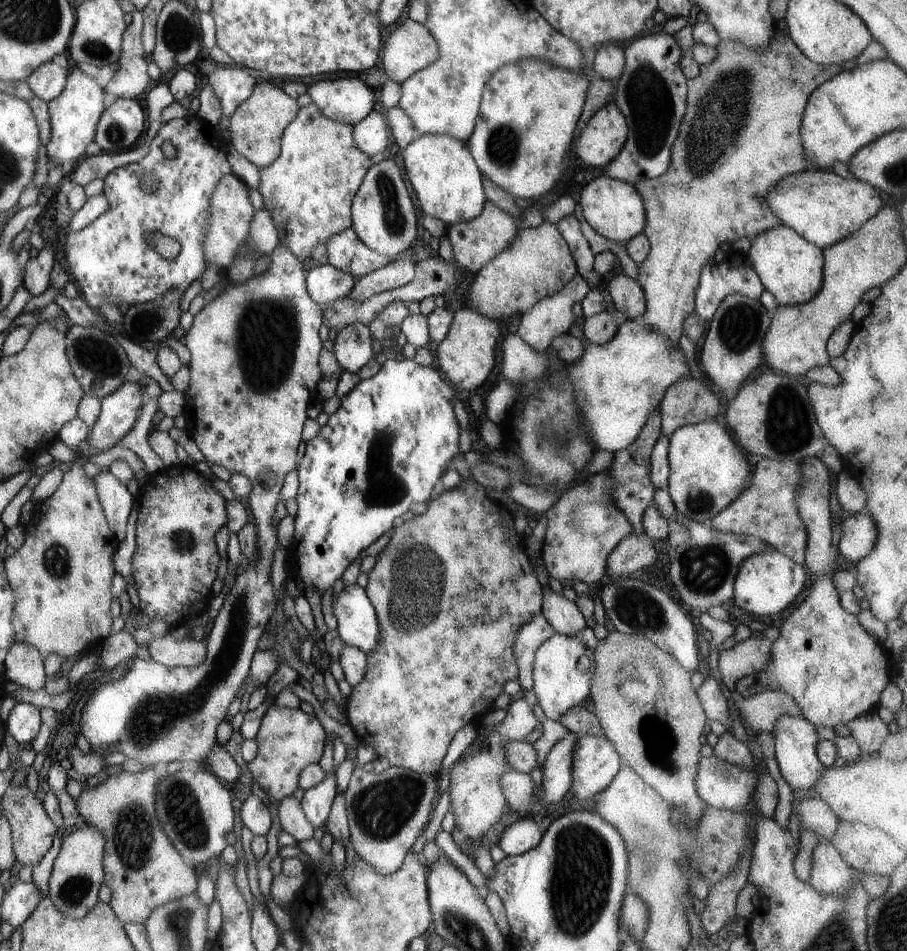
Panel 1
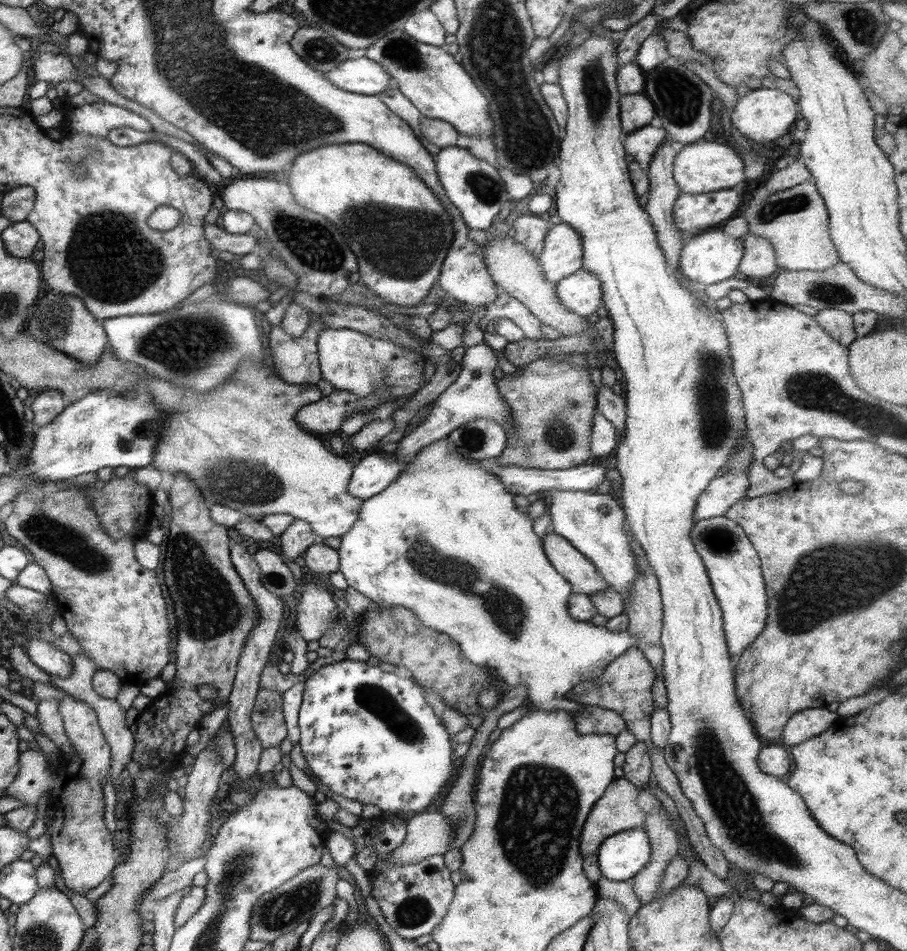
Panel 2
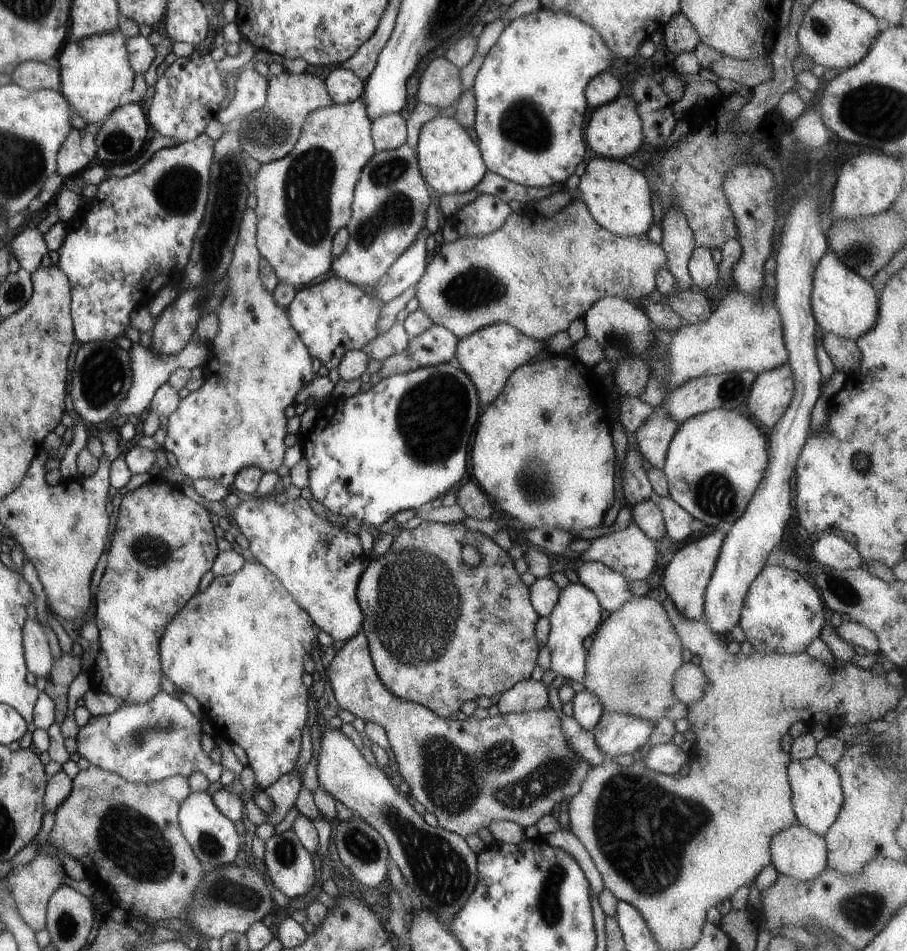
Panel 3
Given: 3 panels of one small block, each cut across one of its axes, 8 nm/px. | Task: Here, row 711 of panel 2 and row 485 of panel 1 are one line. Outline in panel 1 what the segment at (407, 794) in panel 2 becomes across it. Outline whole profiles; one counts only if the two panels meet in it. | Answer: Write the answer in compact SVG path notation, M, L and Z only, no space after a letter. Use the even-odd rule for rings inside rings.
M397 358L380 361L380 368L375 375L359 380L349 392L339 398L337 410L328 416L326 424L319 426L319 431L315 436L306 442L303 457L299 465L294 468L298 474L298 490L294 496L297 511L294 516L292 541L287 546L287 577L299 578L303 584L303 589L311 588L311 590L317 590L322 595L337 578L340 578L341 572L351 564L351 560L354 560L361 550L365 550L371 542L377 540L382 534L391 531L393 518L407 512L411 504L427 504L429 502L429 492L435 482L450 467L453 456L460 452L459 444L457 444L460 428L457 419L455 419L455 414L453 414L453 400L456 400L454 395L449 385L441 380L441 376L430 365L419 366L419 364L414 363L413 359Z

